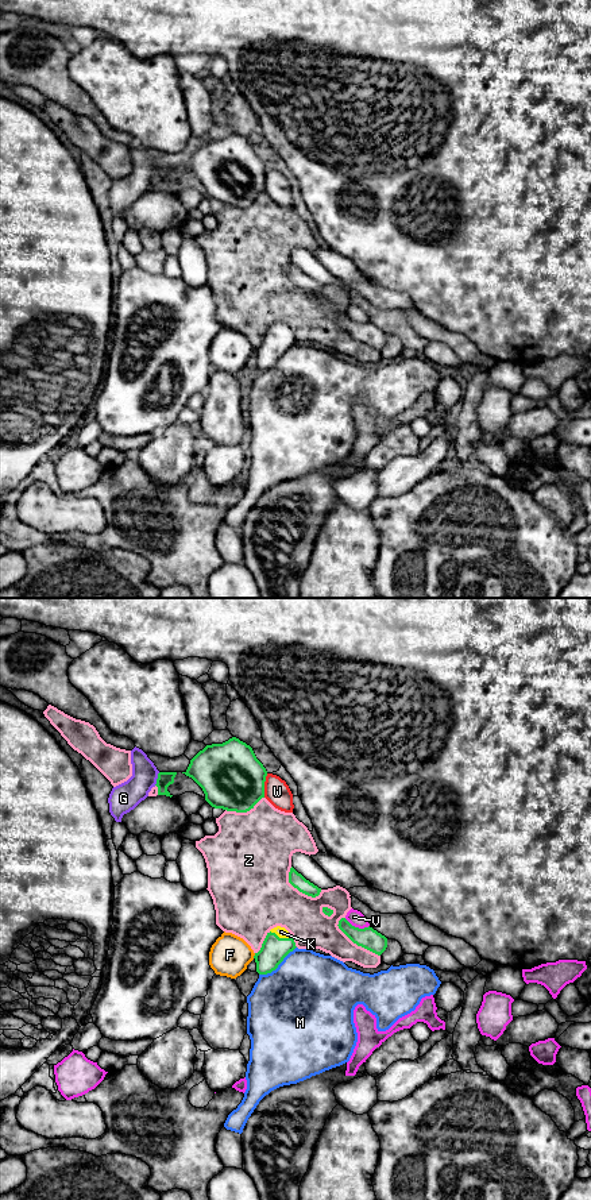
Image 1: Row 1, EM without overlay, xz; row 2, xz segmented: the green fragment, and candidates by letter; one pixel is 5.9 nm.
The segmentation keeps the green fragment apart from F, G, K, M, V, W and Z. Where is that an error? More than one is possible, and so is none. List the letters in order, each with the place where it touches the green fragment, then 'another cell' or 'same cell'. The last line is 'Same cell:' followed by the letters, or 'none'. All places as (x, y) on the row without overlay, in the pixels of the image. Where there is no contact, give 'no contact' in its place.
F: xz (254, 351) | another cell
G: xz (157, 174) | another cell
K: xz (281, 334) | same cell
M: xz (278, 359) | another cell
V: xz (356, 323) | another cell
W: xz (263, 181) | another cell
Z: xz (356, 339) | another cell
Same cell: K

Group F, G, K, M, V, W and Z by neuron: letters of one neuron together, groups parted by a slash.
F / G / K / M / V / W / Z

